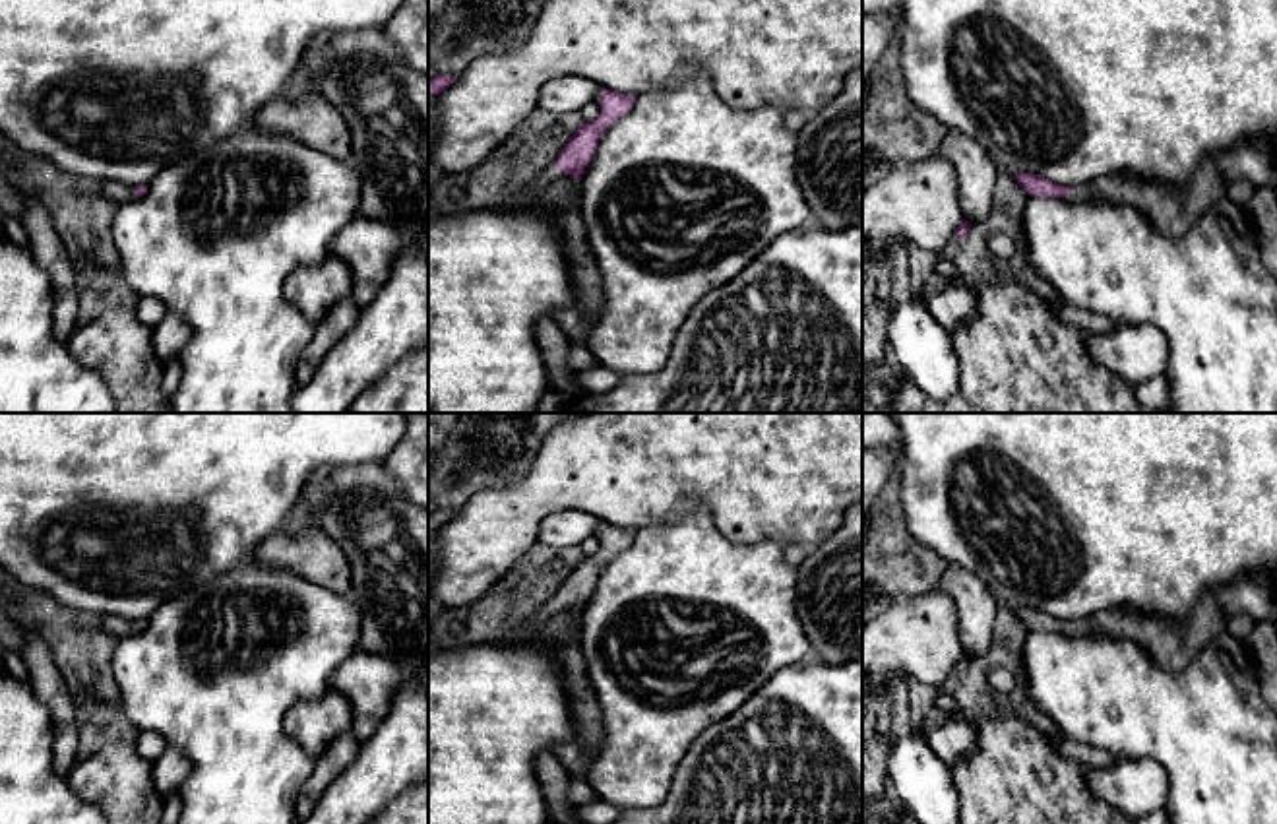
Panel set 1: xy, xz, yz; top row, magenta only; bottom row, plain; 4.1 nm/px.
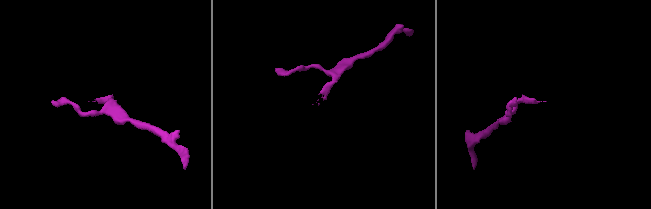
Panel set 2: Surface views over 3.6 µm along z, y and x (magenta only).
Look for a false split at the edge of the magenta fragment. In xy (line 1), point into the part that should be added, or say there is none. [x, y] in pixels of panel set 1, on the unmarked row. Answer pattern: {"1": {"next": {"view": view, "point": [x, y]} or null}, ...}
{"1": {"next": {"view": "xy", "point": [117, 627]}}}

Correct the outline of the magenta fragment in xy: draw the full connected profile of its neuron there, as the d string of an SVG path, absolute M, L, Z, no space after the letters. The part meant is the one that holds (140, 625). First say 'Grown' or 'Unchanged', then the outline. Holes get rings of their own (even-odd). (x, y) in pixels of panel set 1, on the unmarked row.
Grown. M105 615L103 628L120 642L128 636L134 636L134 634L145 630L147 618L126 620L122 617Z

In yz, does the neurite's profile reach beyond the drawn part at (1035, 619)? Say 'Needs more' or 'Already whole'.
Needs more

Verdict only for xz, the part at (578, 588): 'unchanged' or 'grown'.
grown

